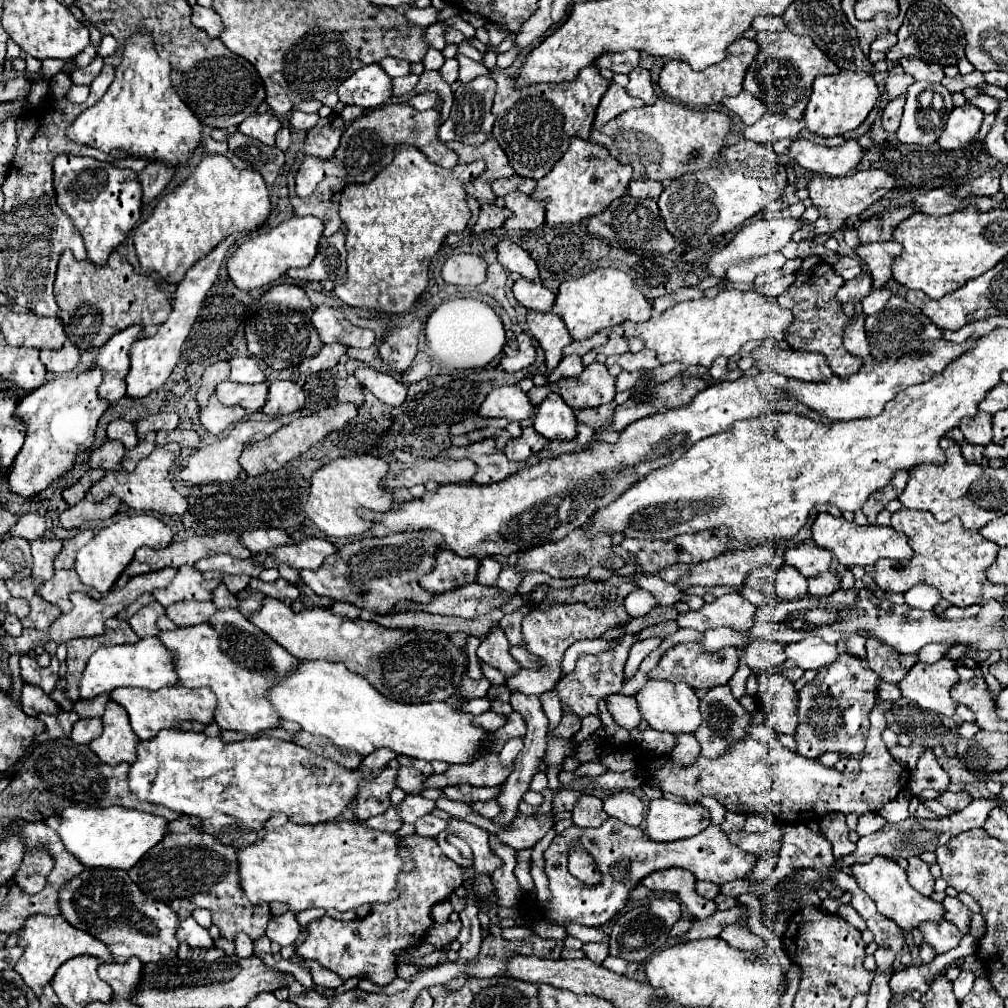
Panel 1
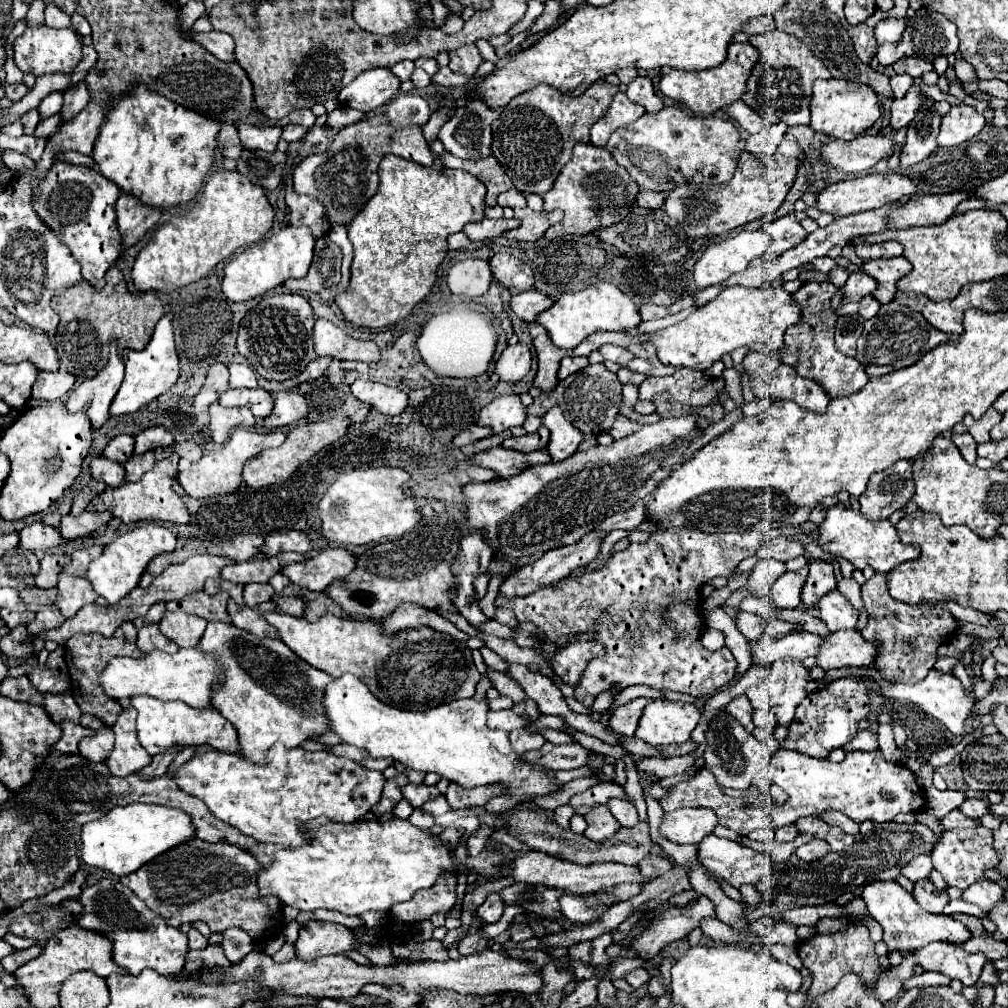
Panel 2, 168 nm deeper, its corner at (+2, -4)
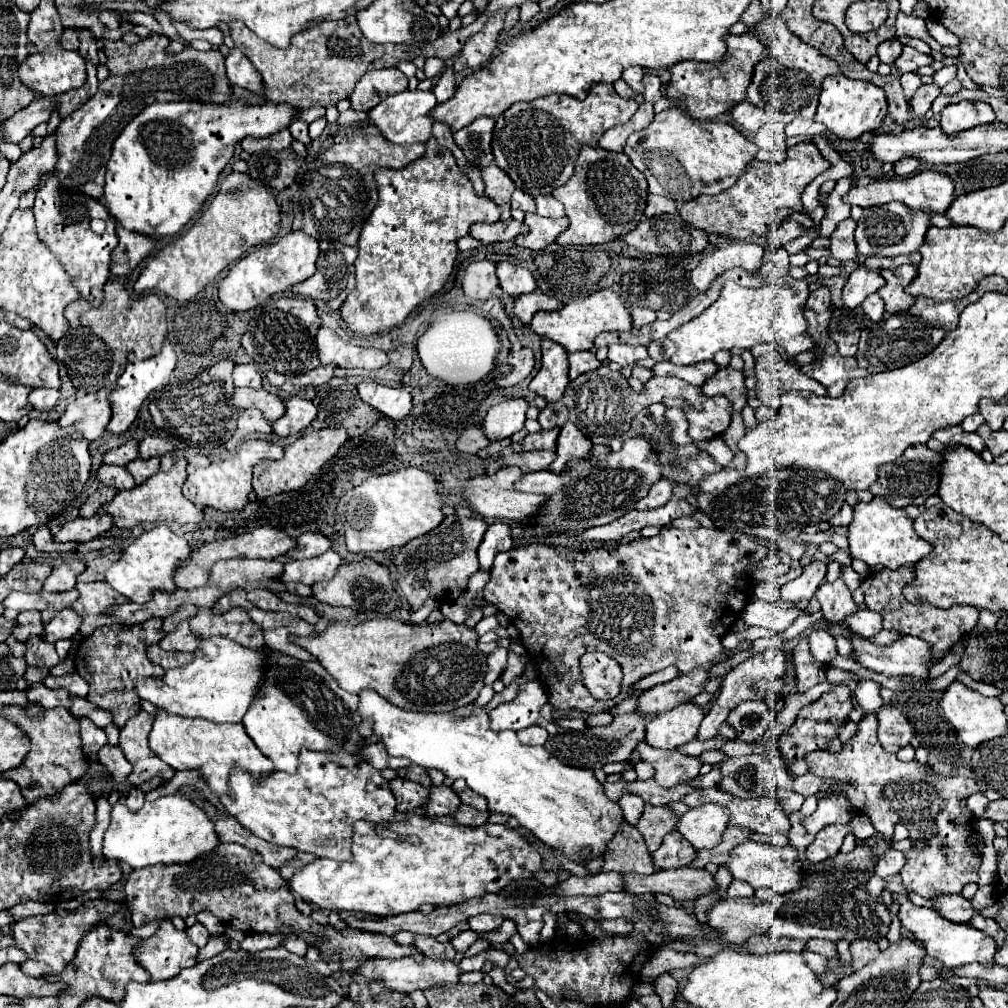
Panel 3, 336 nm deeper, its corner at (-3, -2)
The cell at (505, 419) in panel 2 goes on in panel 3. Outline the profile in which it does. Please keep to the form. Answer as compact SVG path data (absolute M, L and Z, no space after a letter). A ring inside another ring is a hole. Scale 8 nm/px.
M508 399L494 405L484 419L484 433L490 441L500 441L524 427L528 403L524 399Z

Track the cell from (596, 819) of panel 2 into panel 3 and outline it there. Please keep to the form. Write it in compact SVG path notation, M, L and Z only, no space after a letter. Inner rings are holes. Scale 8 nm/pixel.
M622 823L622 831L614 837L614 843L610 843L610 855L604 859L604 871L616 871L622 875L658 873L658 867L646 849L644 837L636 827Z

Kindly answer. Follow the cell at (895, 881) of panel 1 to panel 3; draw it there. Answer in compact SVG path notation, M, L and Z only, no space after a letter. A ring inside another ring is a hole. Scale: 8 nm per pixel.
M894 895L894 899L900 903L900 911L898 917L902 921L902 925L914 935L914 939L918 939L930 957L942 961L944 967L948 969L956 969L968 963L982 963L986 967L994 965L994 955L998 951L998 945L994 943L994 939L970 925L962 925L962 923L950 923L946 921L938 911L928 909L928 907L916 907L908 895Z

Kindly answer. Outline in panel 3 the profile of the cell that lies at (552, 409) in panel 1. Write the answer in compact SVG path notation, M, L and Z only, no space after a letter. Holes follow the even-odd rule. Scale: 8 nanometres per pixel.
M566 423L560 431L558 437L558 449L556 449L556 461L550 465L552 473L564 473L570 469L572 461L580 461L580 459L588 459L592 451L592 441L586 439L586 435L582 435L578 431L578 427L574 427L574 423Z

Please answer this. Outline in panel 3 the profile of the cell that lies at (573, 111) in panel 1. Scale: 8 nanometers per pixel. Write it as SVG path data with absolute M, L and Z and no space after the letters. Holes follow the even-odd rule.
M594 85L584 101L568 95L550 95L532 103L514 103L496 119L492 133L496 165L506 171L518 189L532 197L548 195L572 177L582 145L598 147L602 133L614 125L628 123L636 109L636 101L622 99L612 85Z

